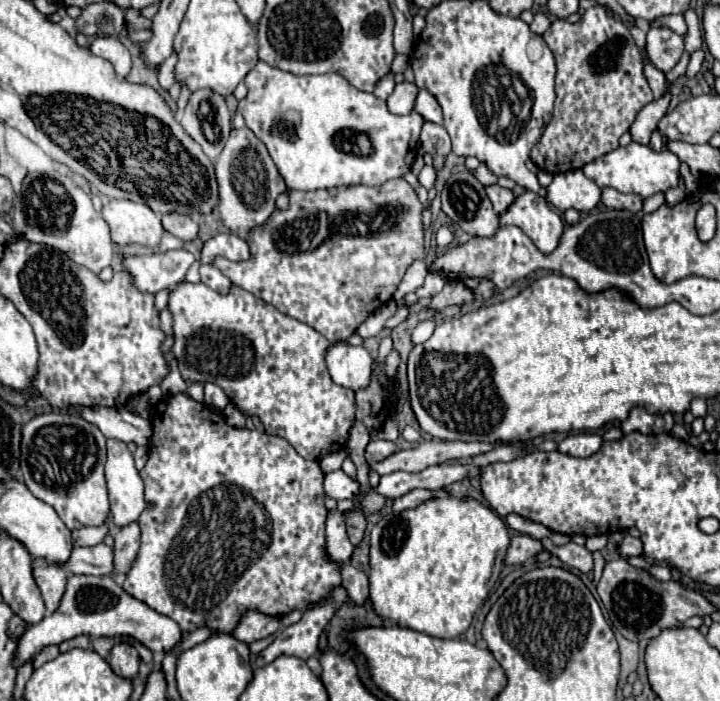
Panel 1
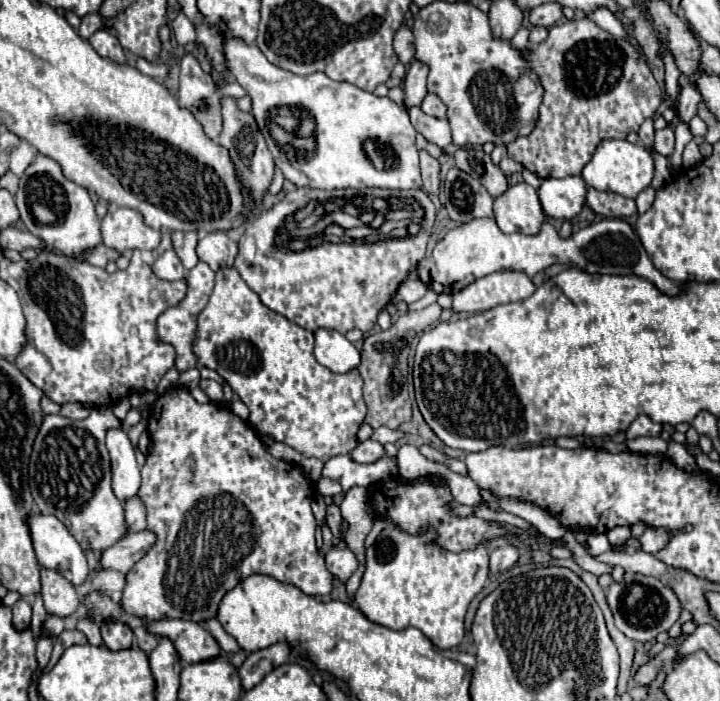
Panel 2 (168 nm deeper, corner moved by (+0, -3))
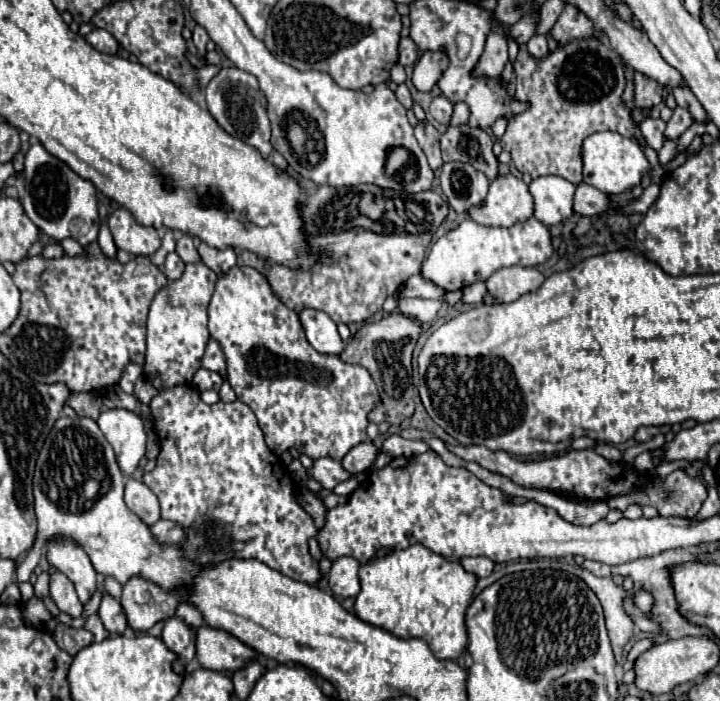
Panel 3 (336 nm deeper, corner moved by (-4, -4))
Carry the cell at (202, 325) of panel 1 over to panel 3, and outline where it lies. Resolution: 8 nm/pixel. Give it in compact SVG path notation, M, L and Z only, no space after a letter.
M233 267L219 277L209 303L209 333L223 349L229 383L237 393L237 399L251 407L265 435L265 443L275 455L283 455L287 449L295 447L311 459L343 459L355 445L367 439L367 415L379 403L379 393L371 375L361 365L349 365L339 357L315 353L305 337L299 315L273 295L267 279L257 269Z

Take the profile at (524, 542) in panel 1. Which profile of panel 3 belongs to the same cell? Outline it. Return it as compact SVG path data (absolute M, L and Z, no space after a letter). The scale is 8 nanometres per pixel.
M465 557L465 559L461 559L461 565L467 571L475 573L477 577L489 577L495 567L495 563L489 557Z

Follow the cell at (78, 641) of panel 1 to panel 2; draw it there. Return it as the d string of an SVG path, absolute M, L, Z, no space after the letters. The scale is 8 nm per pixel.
M63 630L63 632L57 636L57 644L55 644L55 650L53 650L53 660L51 660L51 664L57 662L59 654L61 654L65 648L69 648L69 646L73 646L73 644L85 644L85 642L87 642L87 638L83 636L83 632L79 632L79 630Z

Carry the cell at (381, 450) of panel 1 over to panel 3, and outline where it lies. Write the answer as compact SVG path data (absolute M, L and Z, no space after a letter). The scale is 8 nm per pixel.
M363 441L357 447L353 447L345 457L343 457L343 467L351 473L363 473L367 469L371 469L371 465L375 463L379 455L379 449L375 447L373 441Z

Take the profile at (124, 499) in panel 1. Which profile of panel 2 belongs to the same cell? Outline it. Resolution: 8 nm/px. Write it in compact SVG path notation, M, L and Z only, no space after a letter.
M119 428L107 430L107 450L111 456L115 496L125 502L129 496L137 494L139 484L141 484L135 450L127 432Z

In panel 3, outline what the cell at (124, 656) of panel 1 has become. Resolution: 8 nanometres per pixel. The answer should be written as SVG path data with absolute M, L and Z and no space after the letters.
M103 595L99 613L97 613L105 625L105 629L113 635L123 635L127 629L127 617L121 607L121 603L109 595Z

